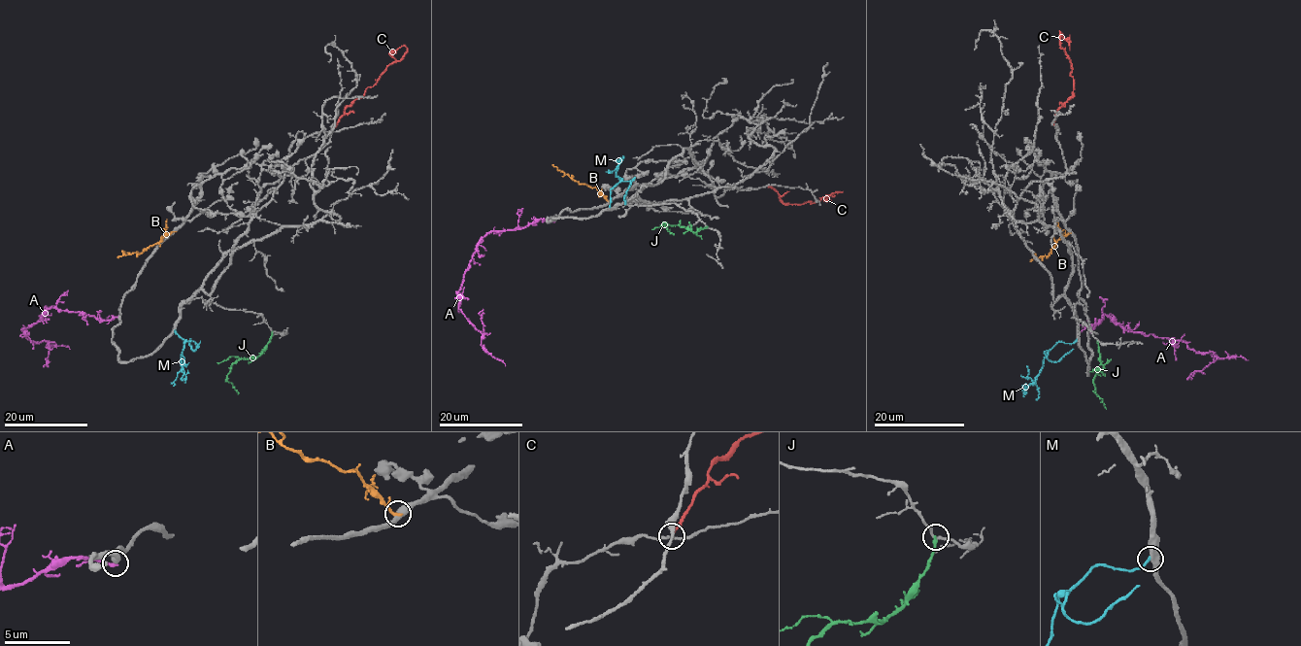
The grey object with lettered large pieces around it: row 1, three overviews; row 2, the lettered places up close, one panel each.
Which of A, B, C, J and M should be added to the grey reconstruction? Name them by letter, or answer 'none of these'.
M

